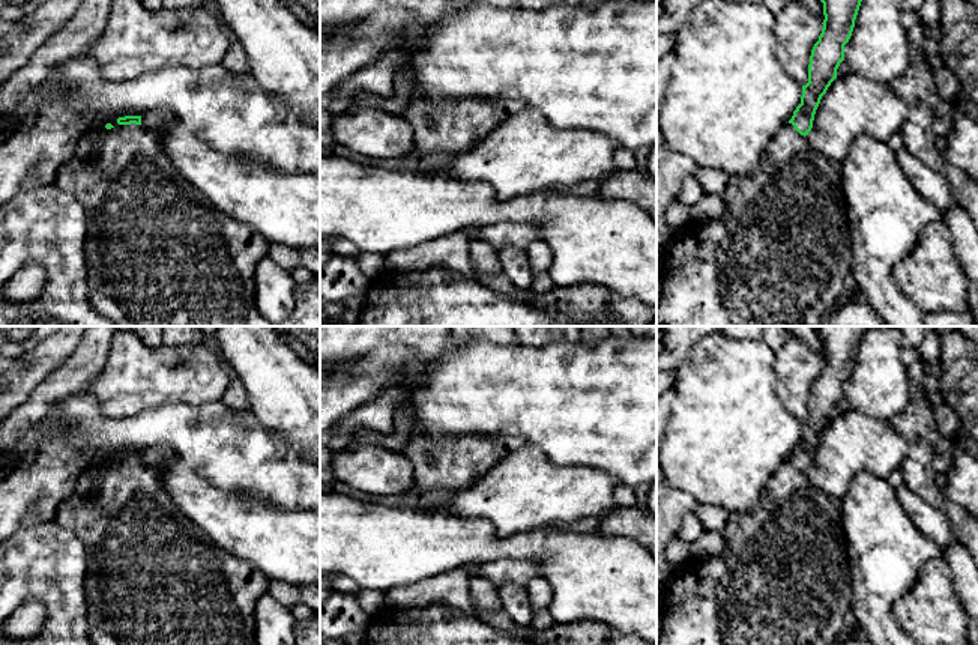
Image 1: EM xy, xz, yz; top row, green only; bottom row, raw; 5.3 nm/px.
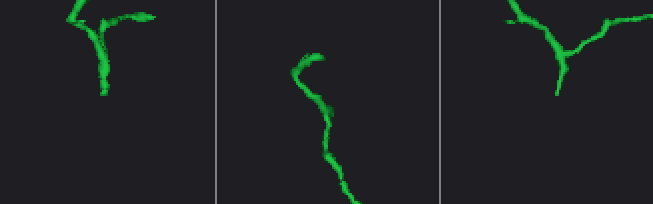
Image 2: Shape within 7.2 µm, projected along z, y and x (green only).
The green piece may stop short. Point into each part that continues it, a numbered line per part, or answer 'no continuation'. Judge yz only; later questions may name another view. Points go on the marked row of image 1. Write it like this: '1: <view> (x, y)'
1: yz (786, 259)

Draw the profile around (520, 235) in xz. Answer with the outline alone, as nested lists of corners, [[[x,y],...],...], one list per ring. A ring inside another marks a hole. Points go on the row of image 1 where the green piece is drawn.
[[[497,223],[481,227],[475,232],[470,241],[485,241],[493,250],[499,251],[503,247],[526,247],[538,239],[539,227],[526,223]]]

